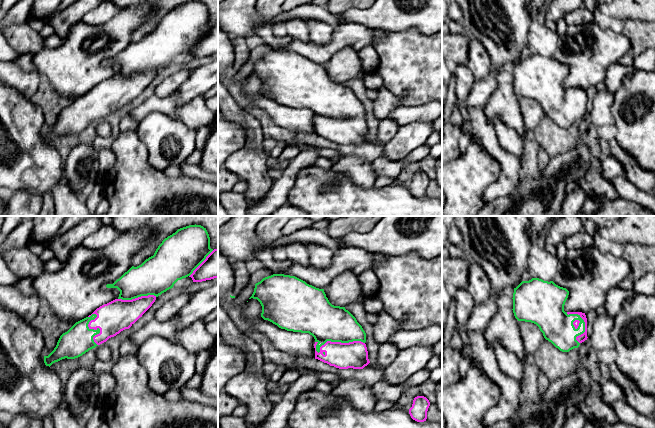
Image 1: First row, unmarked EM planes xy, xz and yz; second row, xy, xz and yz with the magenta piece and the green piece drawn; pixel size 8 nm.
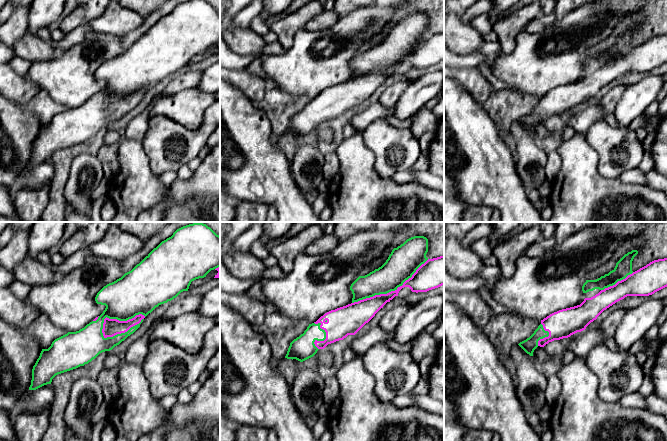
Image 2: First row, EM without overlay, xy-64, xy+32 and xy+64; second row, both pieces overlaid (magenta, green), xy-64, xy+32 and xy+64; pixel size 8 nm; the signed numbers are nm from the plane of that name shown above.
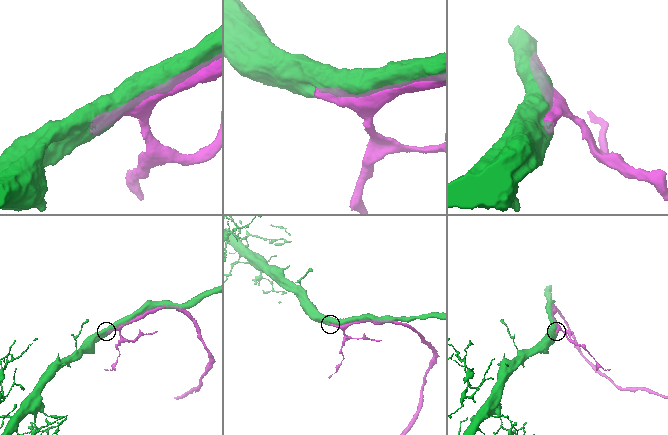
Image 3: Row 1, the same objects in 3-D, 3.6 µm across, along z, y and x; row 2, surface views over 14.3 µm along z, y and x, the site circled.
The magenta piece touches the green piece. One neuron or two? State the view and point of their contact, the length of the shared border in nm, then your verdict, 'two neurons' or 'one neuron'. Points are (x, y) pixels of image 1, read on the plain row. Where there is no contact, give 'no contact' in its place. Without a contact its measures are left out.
meets magenta in xz at (338, 118); contact 400 nm long; one neuron

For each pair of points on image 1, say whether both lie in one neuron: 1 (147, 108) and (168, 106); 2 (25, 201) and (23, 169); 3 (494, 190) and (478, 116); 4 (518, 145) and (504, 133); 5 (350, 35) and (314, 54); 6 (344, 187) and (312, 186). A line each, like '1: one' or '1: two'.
1: one
2: two
3: one
4: one
5: one
6: one

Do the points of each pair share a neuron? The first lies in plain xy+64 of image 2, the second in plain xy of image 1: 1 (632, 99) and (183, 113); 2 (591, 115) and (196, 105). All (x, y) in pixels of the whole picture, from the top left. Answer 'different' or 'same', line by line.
1: different
2: same

